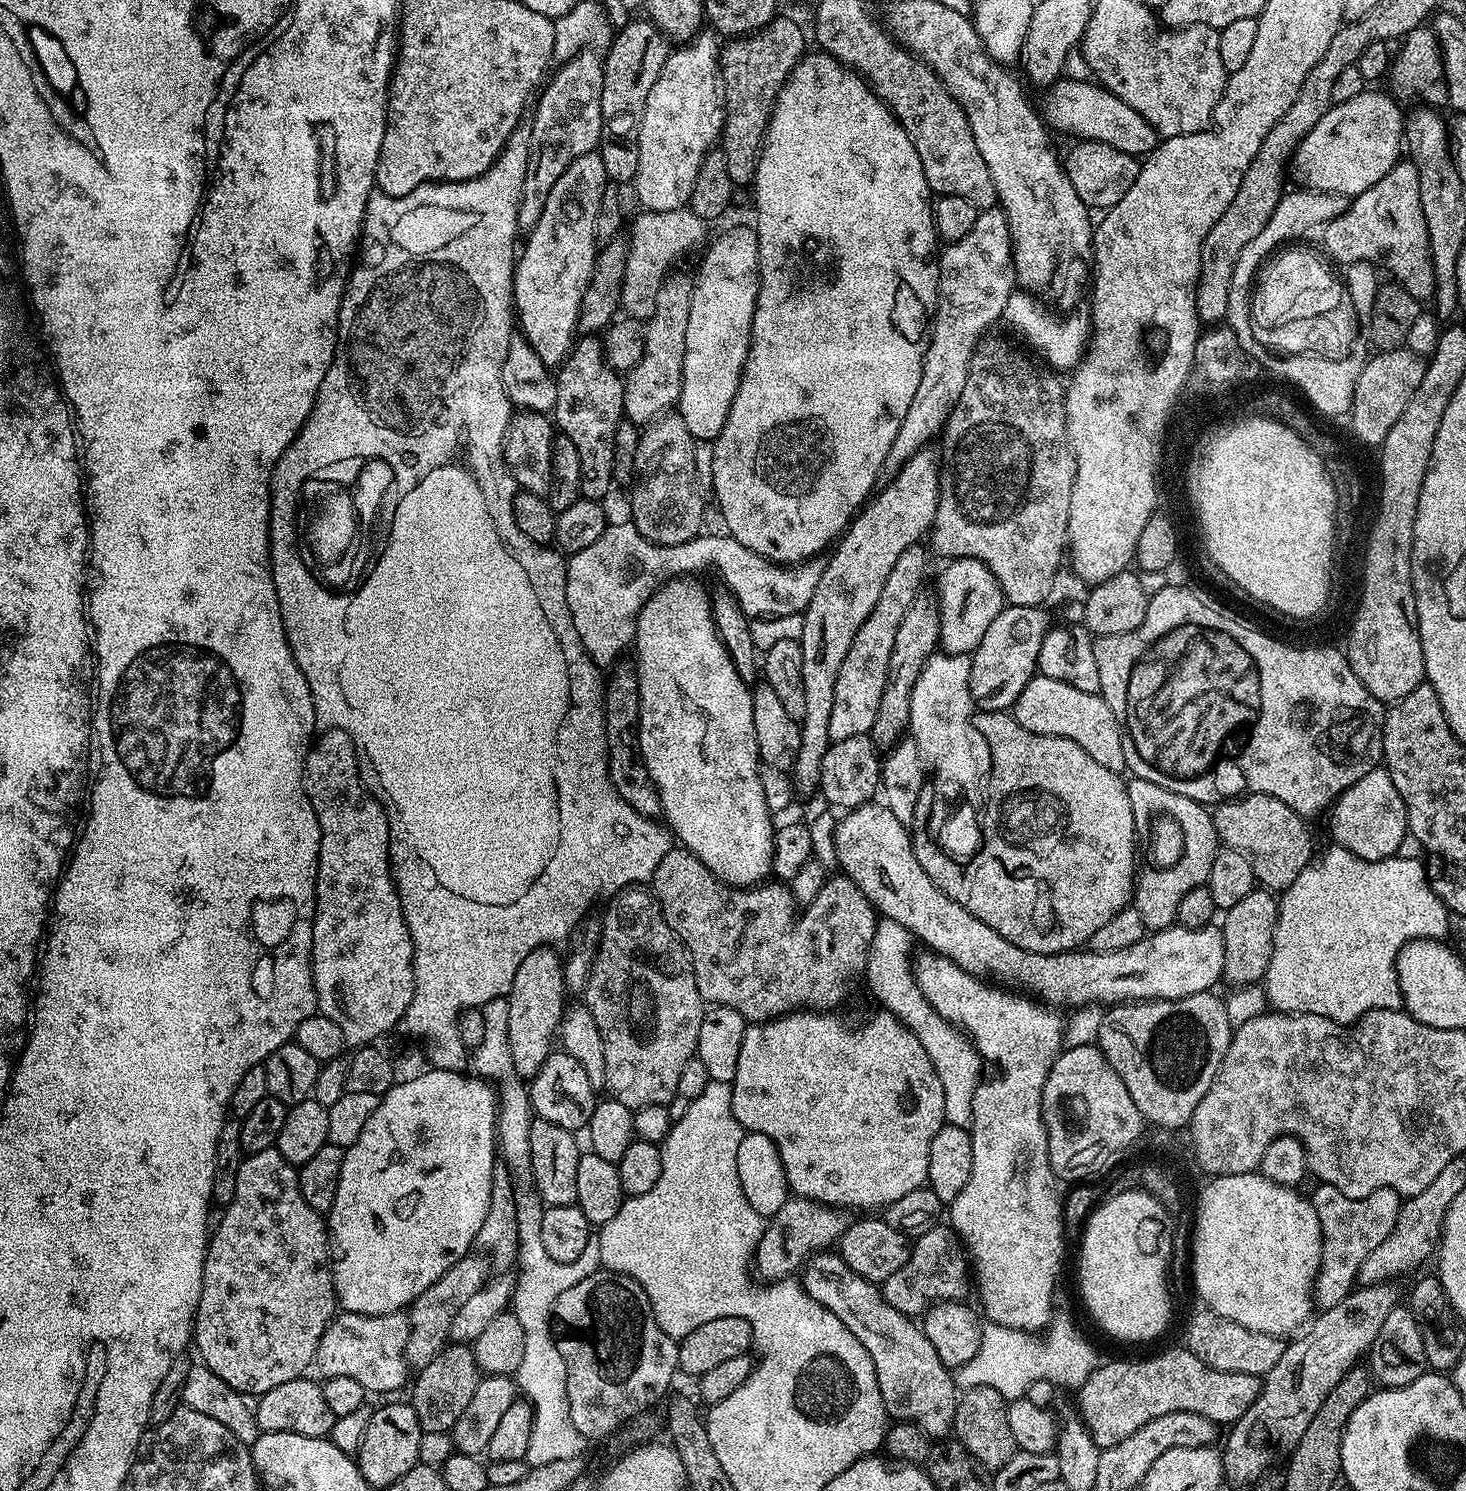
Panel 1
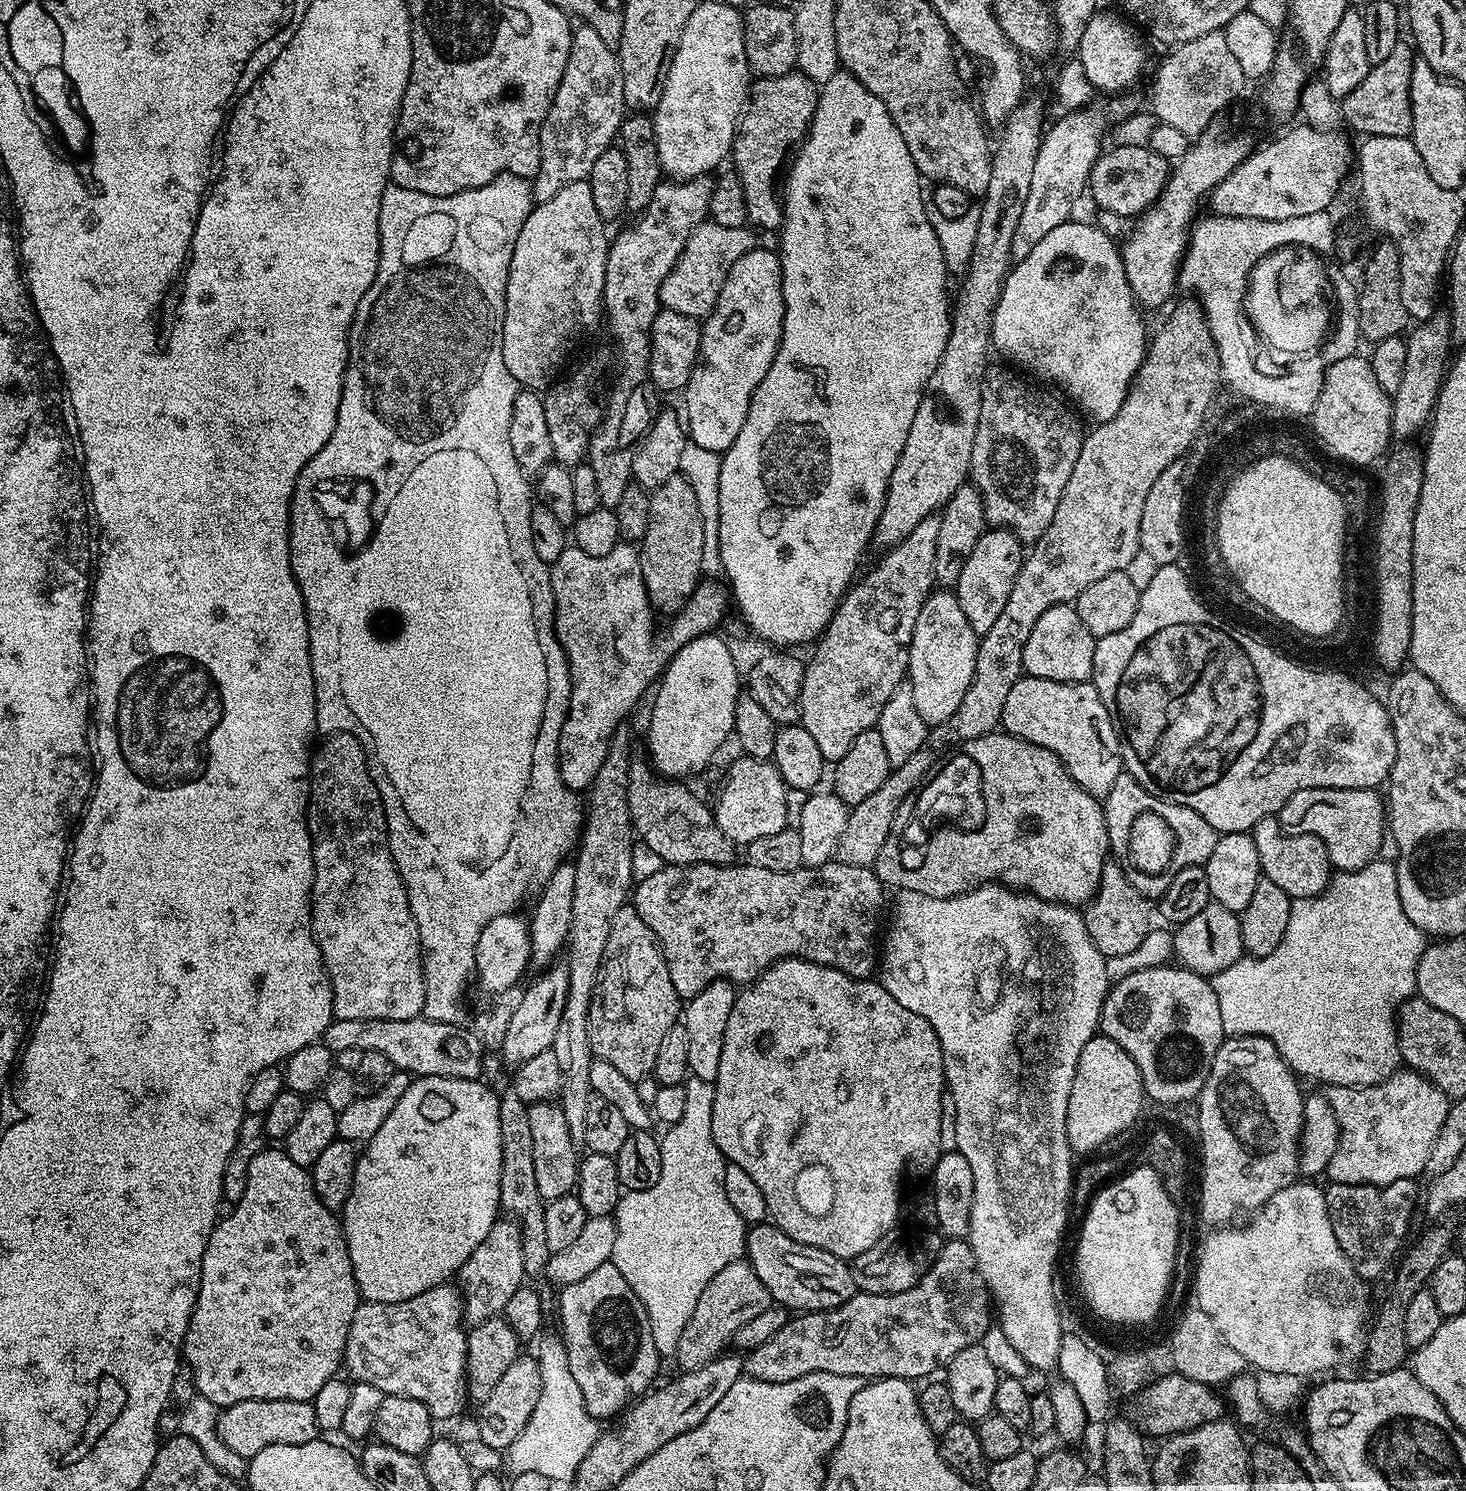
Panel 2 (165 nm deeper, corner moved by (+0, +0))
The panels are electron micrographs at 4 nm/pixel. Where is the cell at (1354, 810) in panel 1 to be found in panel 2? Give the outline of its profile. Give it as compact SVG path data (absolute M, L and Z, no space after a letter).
M1311 788L1298 790L1280 807L1278 819L1286 834L1314 834L1322 838L1333 869L1341 872L1356 872L1365 868L1381 855L1380 847L1386 844L1386 800L1376 788Z

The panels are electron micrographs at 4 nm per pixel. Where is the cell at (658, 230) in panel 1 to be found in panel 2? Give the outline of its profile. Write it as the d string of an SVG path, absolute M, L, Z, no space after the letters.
M711 222L700 224L688 236L682 254L670 270L670 274L660 284L660 303L678 314L697 318L707 317L718 302L718 294L726 282L726 274L742 254L757 247L757 233L751 227L731 228Z

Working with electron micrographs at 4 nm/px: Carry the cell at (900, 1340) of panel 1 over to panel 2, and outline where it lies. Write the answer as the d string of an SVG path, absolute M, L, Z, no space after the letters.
M771 1222L753 1224L747 1229L746 1259L748 1265L758 1274L762 1286L772 1295L773 1301L781 1308L787 1308L793 1313L828 1311L841 1307L858 1291L849 1261L838 1258L826 1250L818 1250L818 1246L806 1246L797 1240L791 1240L781 1228Z

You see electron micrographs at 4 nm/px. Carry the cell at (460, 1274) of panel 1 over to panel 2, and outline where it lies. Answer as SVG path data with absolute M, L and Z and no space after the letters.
M498 1218L494 1226L490 1226L490 1234L482 1238L458 1273L458 1284L465 1303L465 1325L475 1326L501 1315L514 1290L521 1288L525 1280L520 1225L512 1218Z

